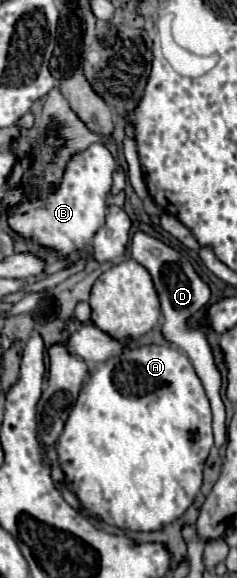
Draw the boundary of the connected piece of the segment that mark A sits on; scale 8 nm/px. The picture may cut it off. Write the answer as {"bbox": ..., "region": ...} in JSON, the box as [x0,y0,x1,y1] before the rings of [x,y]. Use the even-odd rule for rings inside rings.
{"bbox":[58,345,212,531],"region":[[[144,345],[144,347],[136,347],[136,349],[128,349],[116,357],[110,357],[106,361],[102,361],[94,373],[88,375],[88,379],[82,383],[80,395],[76,399],[76,405],[72,407],[66,423],[64,423],[64,431],[58,439],[58,459],[60,459],[60,467],[66,475],[66,483],[70,485],[70,489],[74,491],[74,495],[78,497],[78,501],[82,503],[84,509],[88,509],[92,515],[100,517],[104,523],[120,527],[120,529],[130,529],[130,531],[152,531],[152,529],[160,529],[166,523],[172,523],[174,519],[178,519],[194,501],[196,493],[200,491],[202,485],[202,469],[206,463],[206,457],[212,449],[212,411],[210,411],[210,403],[208,397],[204,393],[204,387],[200,385],[200,379],[190,363],[190,359],[178,351],[176,347],[170,345]]]}

